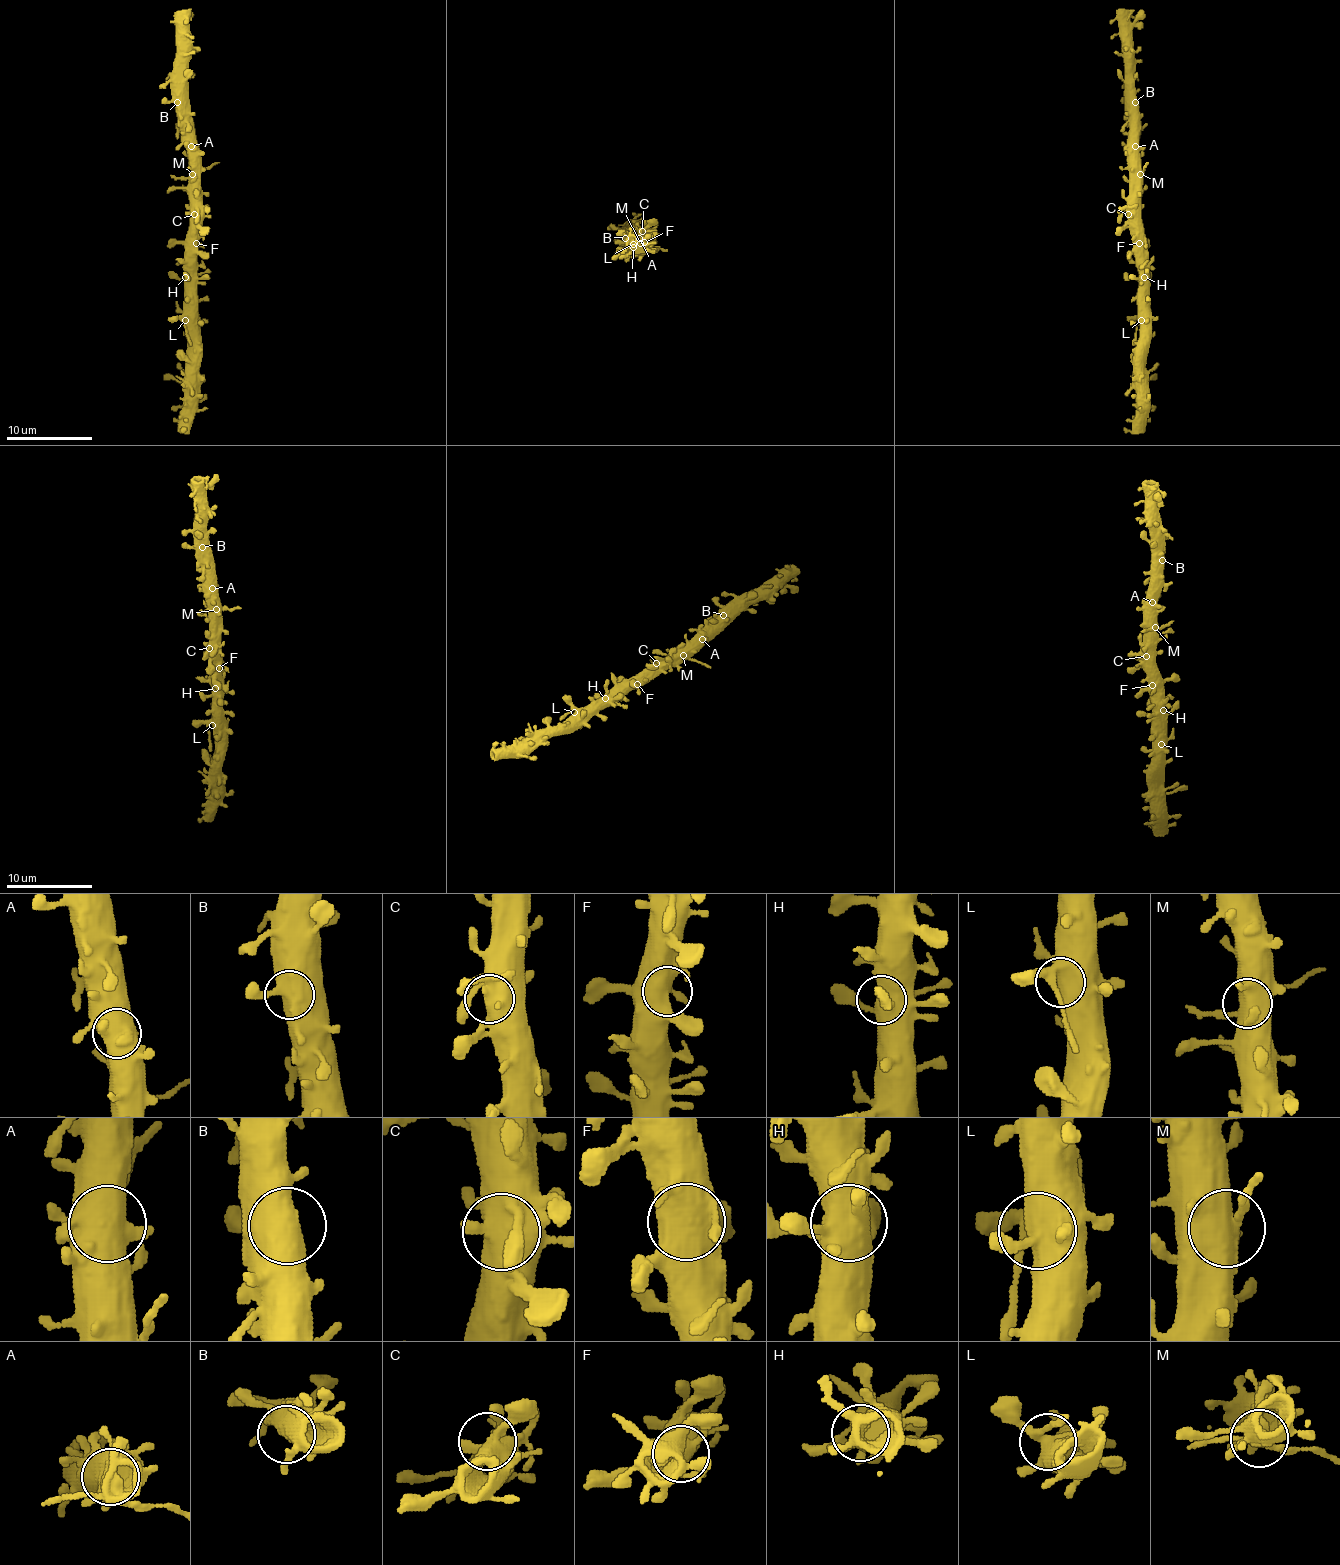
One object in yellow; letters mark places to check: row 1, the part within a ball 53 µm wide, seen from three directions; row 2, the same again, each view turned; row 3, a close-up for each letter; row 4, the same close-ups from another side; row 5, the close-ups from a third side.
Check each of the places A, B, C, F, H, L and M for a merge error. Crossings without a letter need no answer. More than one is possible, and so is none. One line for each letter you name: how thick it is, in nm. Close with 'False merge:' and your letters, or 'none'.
M: 550 nm thick
False merge: M

